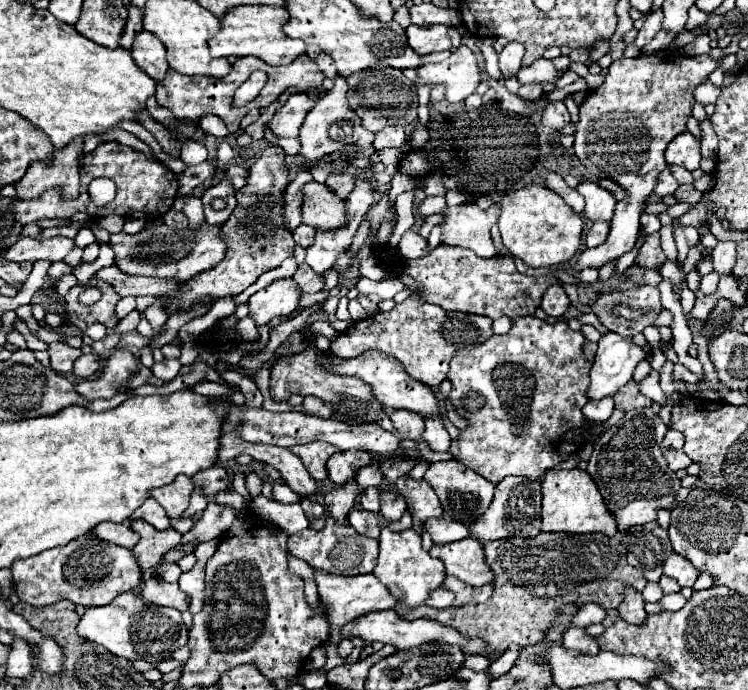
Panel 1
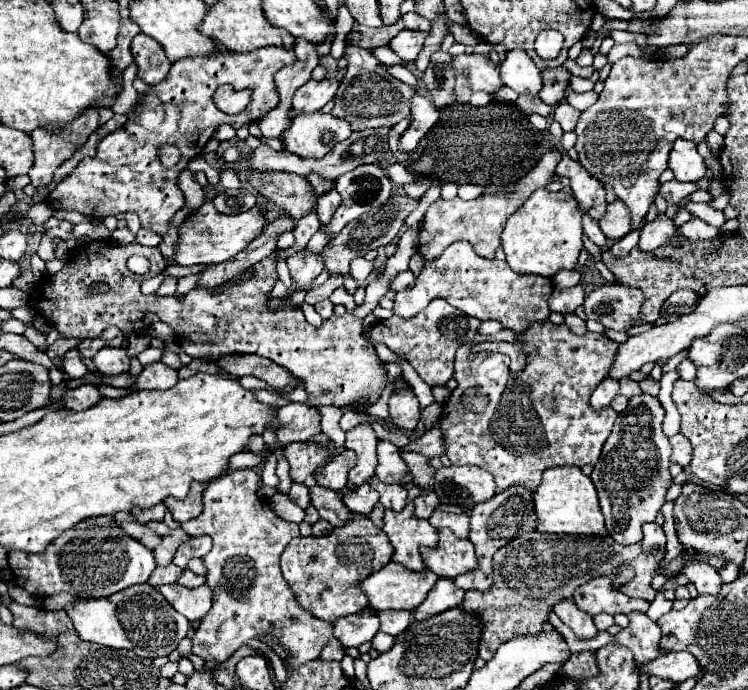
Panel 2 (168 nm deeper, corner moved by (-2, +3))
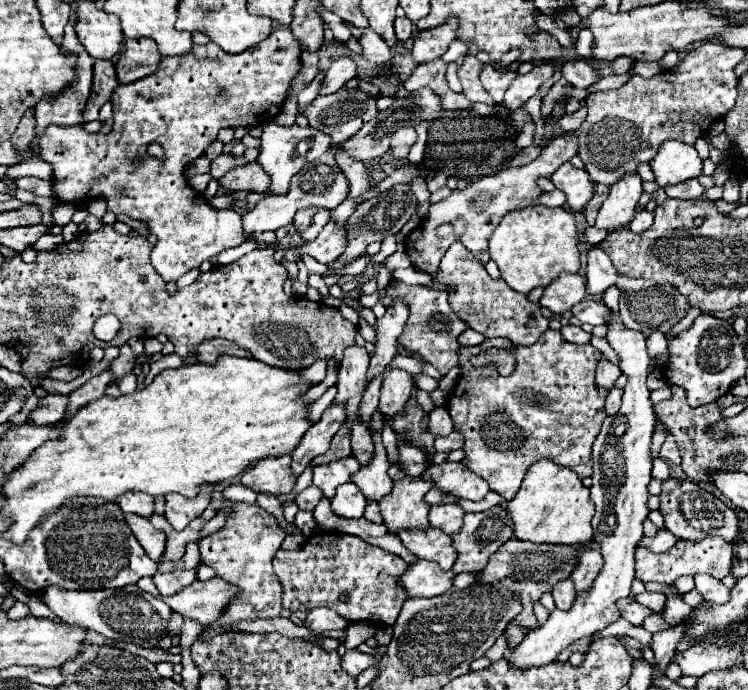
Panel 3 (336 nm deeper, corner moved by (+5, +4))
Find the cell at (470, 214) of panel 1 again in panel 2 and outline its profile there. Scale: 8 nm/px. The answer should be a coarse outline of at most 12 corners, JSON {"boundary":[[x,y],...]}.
{"boundary":[[560,151],[498,195],[438,199],[418,253],[430,261],[466,239],[492,259],[508,217],[556,175]]}

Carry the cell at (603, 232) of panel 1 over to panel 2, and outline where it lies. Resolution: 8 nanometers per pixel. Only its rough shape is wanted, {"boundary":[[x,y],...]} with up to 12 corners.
{"boundary":[[616,199],[598,221],[608,239],[630,233],[628,207]]}

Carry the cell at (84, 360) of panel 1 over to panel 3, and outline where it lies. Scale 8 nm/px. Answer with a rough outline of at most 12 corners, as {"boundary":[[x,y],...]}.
{"boundary":[[129,344],[111,362],[109,372],[121,378],[133,370],[135,354]]}

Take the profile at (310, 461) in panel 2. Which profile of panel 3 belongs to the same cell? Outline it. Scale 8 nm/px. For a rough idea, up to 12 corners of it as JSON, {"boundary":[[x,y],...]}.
{"boundary":[[291,456],[259,460],[241,484],[275,496],[297,484]]}

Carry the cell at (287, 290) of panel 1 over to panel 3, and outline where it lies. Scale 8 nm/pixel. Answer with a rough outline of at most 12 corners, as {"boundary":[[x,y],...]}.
{"boundary":[[333,220],[311,242],[285,250],[285,260],[301,262],[303,254],[333,264],[345,250],[343,226]]}

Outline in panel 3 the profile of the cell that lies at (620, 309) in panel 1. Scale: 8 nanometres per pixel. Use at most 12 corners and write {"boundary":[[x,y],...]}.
{"boundary":[[581,300],[571,308],[579,322],[605,324],[611,310],[603,300]]}

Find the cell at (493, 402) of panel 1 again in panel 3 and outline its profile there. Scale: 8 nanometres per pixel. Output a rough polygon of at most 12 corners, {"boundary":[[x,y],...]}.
{"boundary":[[559,330],[447,400],[463,462],[505,500],[533,462],[591,476],[601,352]]}

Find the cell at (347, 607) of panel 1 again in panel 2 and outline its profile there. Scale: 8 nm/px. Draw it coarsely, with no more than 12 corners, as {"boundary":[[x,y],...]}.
{"boundary":[[388,563],[362,581],[372,609],[406,609],[440,577]]}

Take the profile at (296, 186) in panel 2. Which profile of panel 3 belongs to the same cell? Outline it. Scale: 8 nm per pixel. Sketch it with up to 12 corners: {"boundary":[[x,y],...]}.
{"boundary":[[251,162],[225,174],[225,190],[269,192],[271,176]]}

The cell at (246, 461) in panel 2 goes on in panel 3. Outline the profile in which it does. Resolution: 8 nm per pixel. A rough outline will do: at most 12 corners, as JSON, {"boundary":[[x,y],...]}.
{"boundary":[[331,386],[317,402],[307,406],[311,424],[333,402],[337,388]]}

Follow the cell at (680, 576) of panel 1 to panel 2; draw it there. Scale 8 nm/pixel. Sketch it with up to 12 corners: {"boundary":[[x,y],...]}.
{"boundary":[[688,561],[682,573],[698,593],[716,595],[724,581],[704,563]]}

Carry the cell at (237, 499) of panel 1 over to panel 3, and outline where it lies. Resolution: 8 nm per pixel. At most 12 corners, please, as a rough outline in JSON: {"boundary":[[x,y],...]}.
{"boundary":[[229,502],[225,526],[199,540],[201,562],[235,584],[237,596],[199,640],[239,620],[281,614],[271,560],[285,540],[275,516]]}

